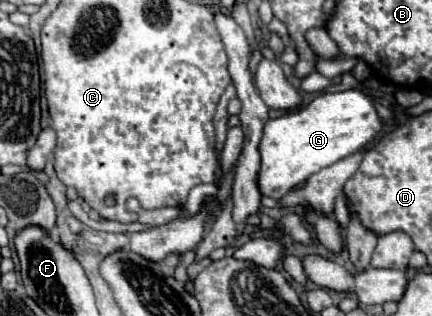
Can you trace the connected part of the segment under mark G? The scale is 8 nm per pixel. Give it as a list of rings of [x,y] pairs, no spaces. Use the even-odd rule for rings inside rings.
[[[360,89],[318,95],[310,105],[298,113],[270,119],[264,125],[260,143],[260,193],[280,199],[298,183],[306,181],[312,173],[364,149],[382,131],[374,97]]]

